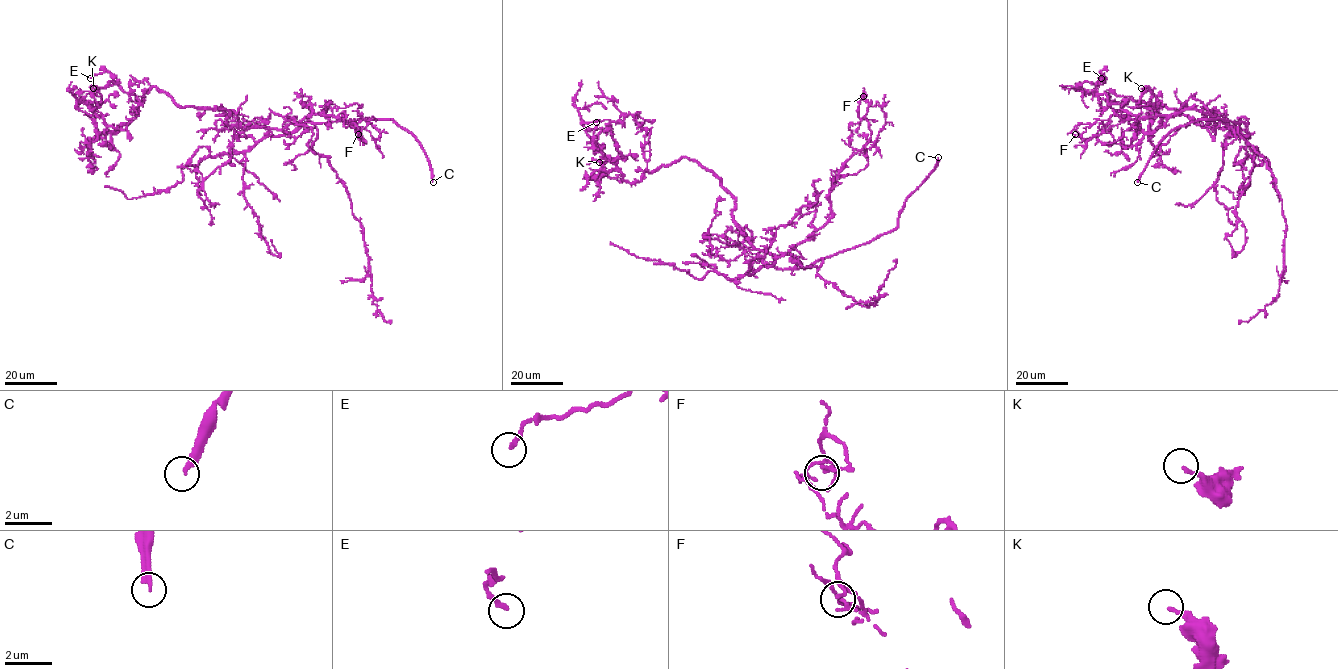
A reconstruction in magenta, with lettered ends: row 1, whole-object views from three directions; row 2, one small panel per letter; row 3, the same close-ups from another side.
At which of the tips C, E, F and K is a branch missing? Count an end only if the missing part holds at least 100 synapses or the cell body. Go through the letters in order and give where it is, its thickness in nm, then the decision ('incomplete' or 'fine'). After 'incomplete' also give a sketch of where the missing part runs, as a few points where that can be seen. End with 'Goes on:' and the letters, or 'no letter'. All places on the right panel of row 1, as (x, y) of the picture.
C: (1137, 182) | 260 nm | incomplete | (1137, 182), (1115, 309), (1096, 325), (1067, 318)
E: (1101, 78) | 180 nm | fine
F: (1075, 134) | 90 nm | fine
K: (1141, 88) | 170 nm | fine
Goes on: C

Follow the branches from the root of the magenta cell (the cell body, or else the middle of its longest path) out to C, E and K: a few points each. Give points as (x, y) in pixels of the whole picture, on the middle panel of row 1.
C: (749, 240), (780, 269), (806, 268), (868, 243), (897, 227), (905, 199), (933, 171), (938, 157)
E: (749, 240), (734, 220), (735, 199), (712, 172), (684, 157), (649, 172), (645, 129), (631, 114), (596, 122)
K: (749, 240), (734, 220), (735, 199), (697, 162), (682, 157), (634, 182), (617, 170), (601, 178), (599, 162)

